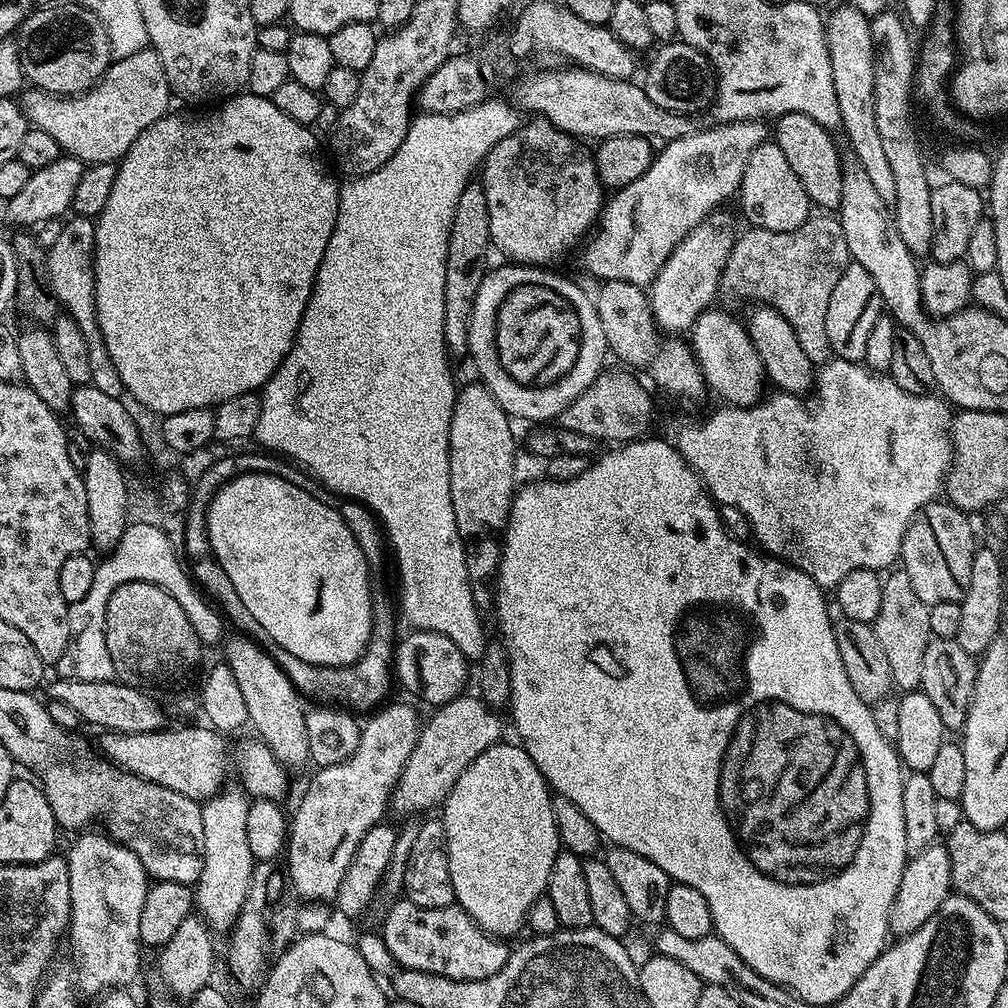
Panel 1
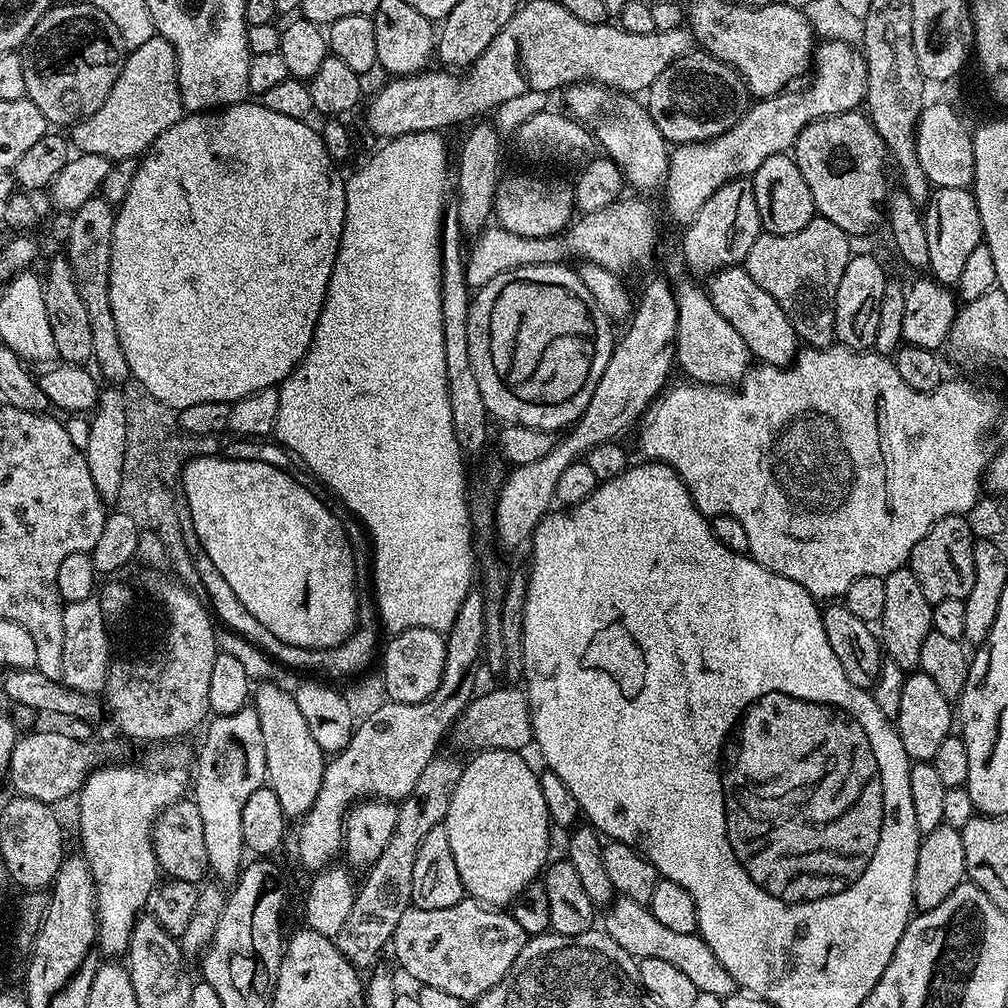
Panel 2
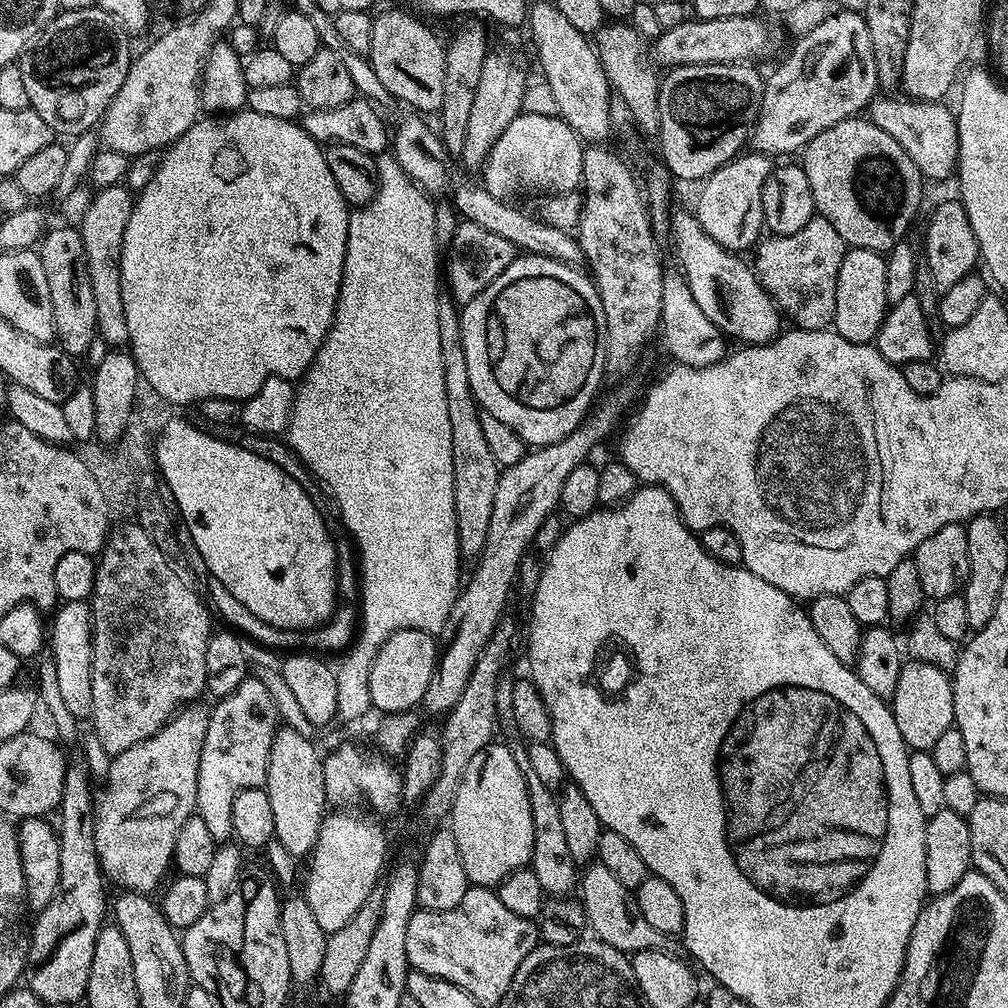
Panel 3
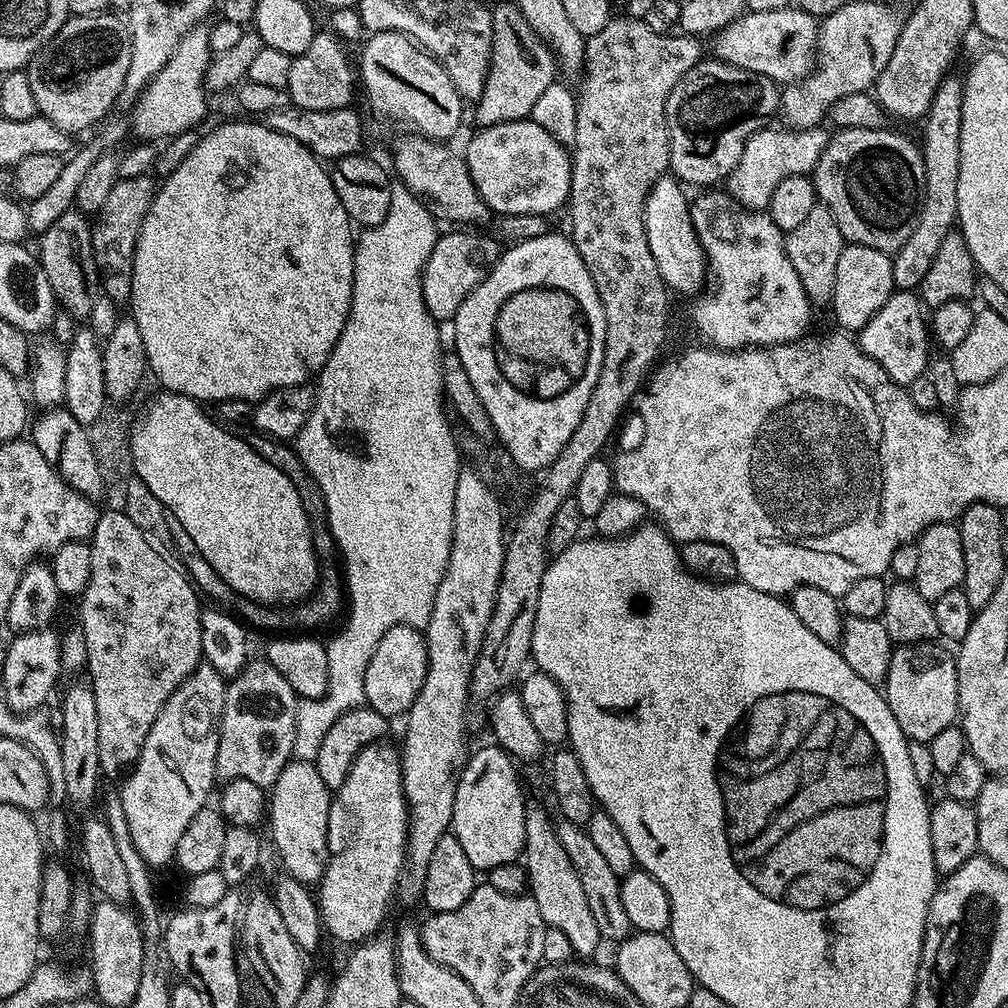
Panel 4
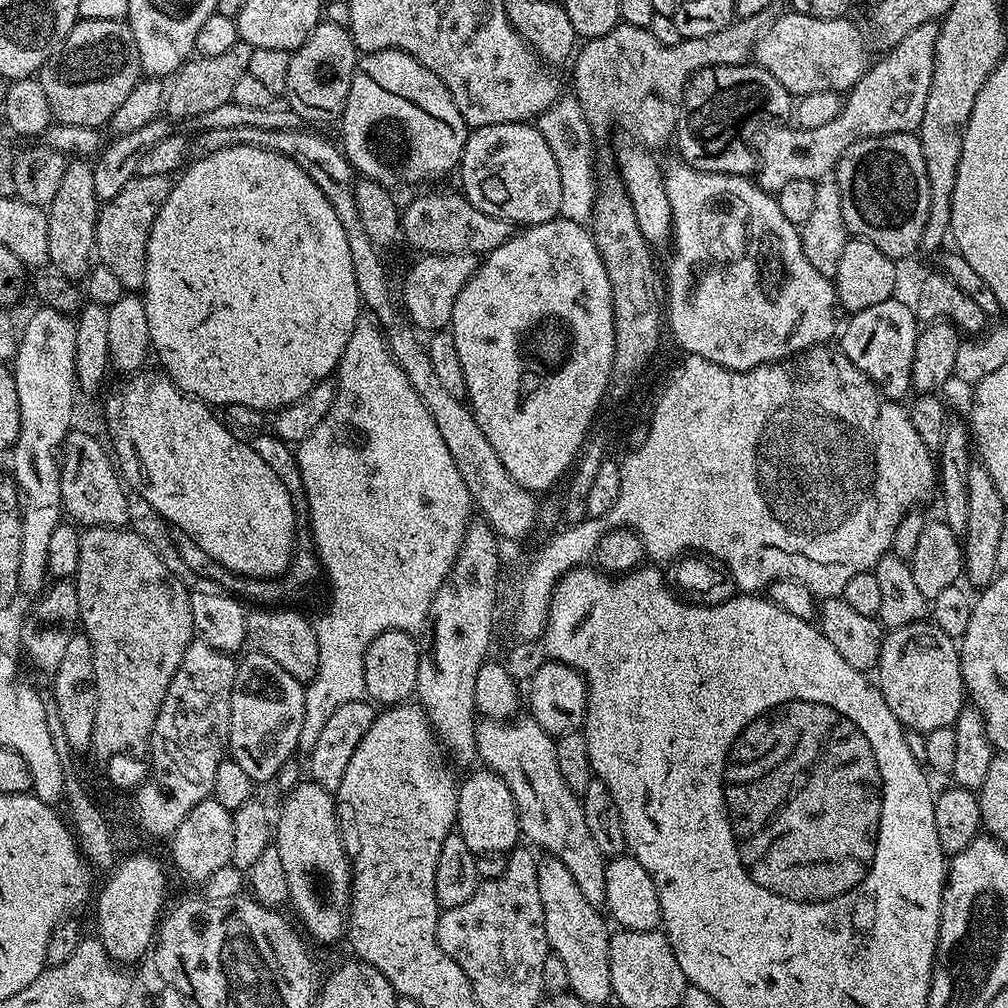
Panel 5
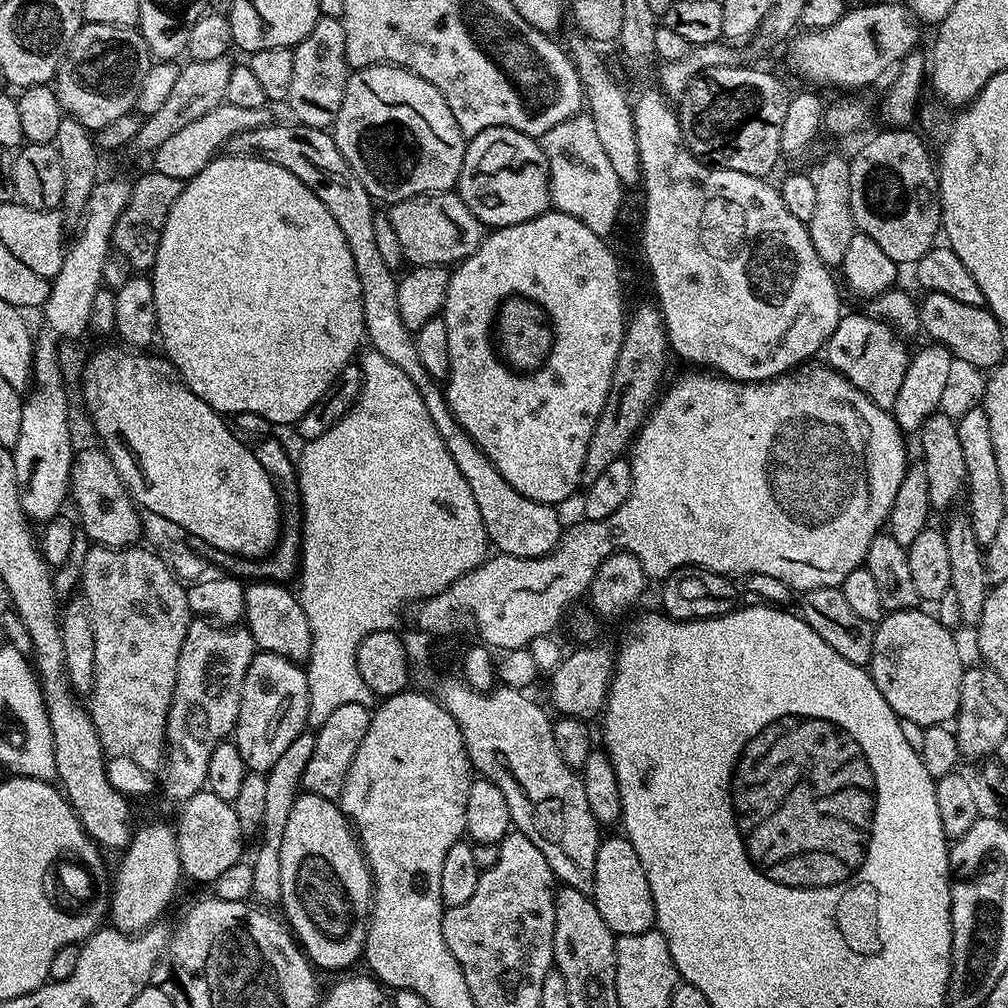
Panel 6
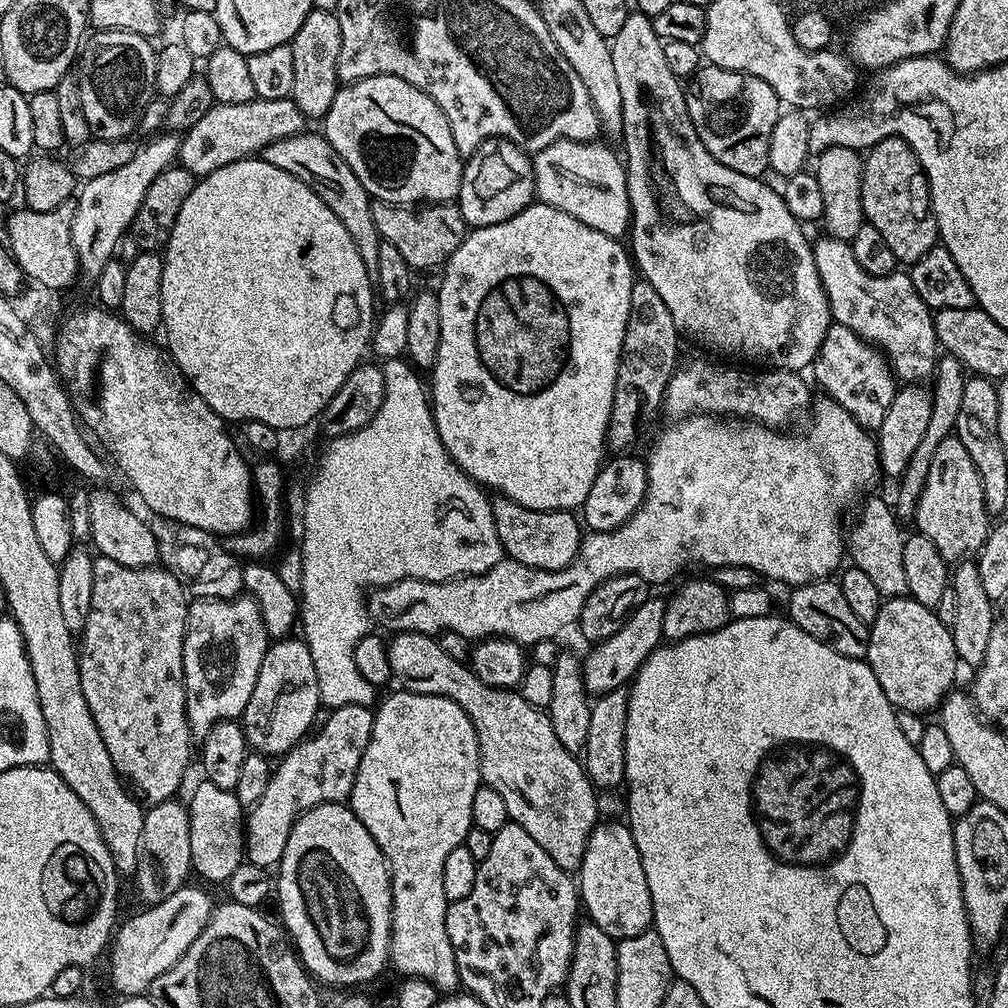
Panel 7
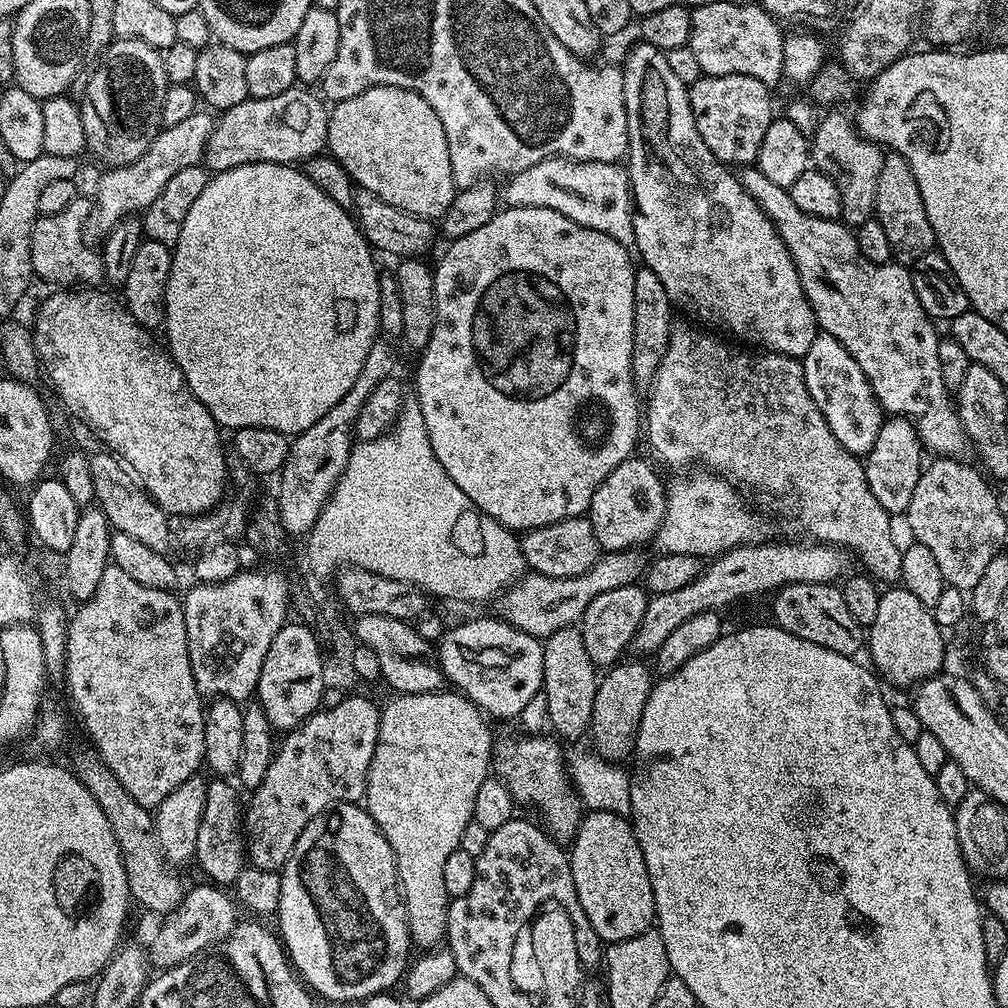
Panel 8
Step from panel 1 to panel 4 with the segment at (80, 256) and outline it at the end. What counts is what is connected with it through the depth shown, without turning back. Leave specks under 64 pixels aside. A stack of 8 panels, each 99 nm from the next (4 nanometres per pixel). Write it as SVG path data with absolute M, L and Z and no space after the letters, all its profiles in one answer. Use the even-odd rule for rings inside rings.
M151 175L138 178L117 179L110 190L102 210L94 213L92 225L92 249L94 262L100 272L100 287L103 295L116 304L127 305L132 298L132 263L144 215L150 210L156 197L158 184Z

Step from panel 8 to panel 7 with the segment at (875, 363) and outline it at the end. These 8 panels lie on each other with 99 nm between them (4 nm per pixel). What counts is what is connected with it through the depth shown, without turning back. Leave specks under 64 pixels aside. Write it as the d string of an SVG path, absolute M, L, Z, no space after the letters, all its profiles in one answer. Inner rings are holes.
M827 234L821 237L820 241L812 244L812 253L814 266L818 266L818 278L826 290L833 321L875 344L891 364L897 381L927 381L935 373L938 359L936 321L933 309L918 298L911 275L904 270L885 276L866 274L866 270L858 266L858 258L854 258L849 241Z

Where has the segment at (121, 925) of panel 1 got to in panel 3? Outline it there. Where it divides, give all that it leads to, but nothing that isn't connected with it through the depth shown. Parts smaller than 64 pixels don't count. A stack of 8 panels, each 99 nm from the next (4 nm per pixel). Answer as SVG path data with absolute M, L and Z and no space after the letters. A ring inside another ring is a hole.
M193 702L181 708L180 711L177 712L176 715L173 716L171 720L169 720L166 726L162 726L162 730L158 730L158 734L154 734L150 738L146 738L146 742L138 742L138 746L130 746L130 750L126 750L122 754L118 754L117 756L111 757L112 765L109 768L109 774L107 776L107 779L104 780L102 784L102 787L104 787L104 789L102 789L101 792L99 789L98 799L95 801L96 829L94 830L94 838L96 839L96 849L98 850L98 858L100 859L100 869L104 871L105 877L107 877L107 879L111 881L111 883L113 880L113 882L117 884L118 886L116 887L117 889L127 890L130 892L141 892L145 894L152 894L154 893L153 891L155 890L156 887L158 887L157 889L161 887L160 879L162 879L163 876L167 874L168 868L170 872L170 865L173 863L174 860L174 846L176 845L176 839L178 838L178 830L180 829L181 826L183 826L183 824L188 819L190 819L194 815L196 810L196 795L198 794L198 764L200 762L200 751L202 750L202 742L206 742L206 726L208 725L208 718L210 715L209 709L207 707L204 709L202 705L203 703Z

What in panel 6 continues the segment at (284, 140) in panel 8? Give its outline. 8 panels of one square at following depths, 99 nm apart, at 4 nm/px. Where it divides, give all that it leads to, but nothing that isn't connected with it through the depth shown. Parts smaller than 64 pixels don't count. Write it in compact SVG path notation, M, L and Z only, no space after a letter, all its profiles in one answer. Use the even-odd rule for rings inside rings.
M227 102L214 106L214 110L210 110L210 114L202 114L202 118L198 118L198 122L190 122L190 126L178 130L178 134L166 138L166 142L162 142L162 146L158 146L155 152L151 153L151 167L158 174L178 178L181 182L190 181L211 160L215 160L217 156L221 155L221 145L229 136L234 135L236 132L261 128L263 124L269 123L268 111L267 107L250 110Z

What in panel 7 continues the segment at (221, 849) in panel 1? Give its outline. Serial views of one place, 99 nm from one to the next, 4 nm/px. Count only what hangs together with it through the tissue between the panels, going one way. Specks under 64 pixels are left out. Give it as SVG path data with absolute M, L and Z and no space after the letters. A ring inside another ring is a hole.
M280 638L269 643L262 658L262 666L258 666L254 694L250 694L250 702L246 702L242 717L249 749L263 752L269 758L283 756L305 739L317 723L316 711L322 708L318 694L318 674L314 674L314 658L310 658L310 650L303 639L292 639Z

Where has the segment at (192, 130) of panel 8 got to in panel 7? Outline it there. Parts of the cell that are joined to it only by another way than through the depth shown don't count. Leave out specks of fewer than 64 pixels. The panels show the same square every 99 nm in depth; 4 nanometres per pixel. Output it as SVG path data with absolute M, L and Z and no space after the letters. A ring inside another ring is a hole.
M156 134L144 142L137 147L134 158L130 158L126 166L93 180L83 181L75 197L76 209L70 226L70 238L74 242L74 254L78 254L80 276L88 279L88 282L96 281L102 270L106 270L106 266L117 255L116 247L119 246L124 231L127 233L131 229L138 214L138 206L142 206L146 190L150 190L150 182L154 182L154 178L158 178L162 170L177 163L180 155L179 135Z

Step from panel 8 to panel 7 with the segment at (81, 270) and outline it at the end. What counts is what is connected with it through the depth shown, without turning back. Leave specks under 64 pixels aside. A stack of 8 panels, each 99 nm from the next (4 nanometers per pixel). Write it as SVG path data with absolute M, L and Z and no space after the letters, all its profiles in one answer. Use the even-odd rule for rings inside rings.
M75 199L62 202L62 206L58 206L54 210L42 210L39 212L27 206L21 207L21 209L21 212L14 213L8 220L6 245L13 259L16 260L18 267L21 268L23 275L33 284L41 284L57 290L64 290L64 288L70 287L80 276L78 254L74 254L74 242L70 238L70 226L76 209Z

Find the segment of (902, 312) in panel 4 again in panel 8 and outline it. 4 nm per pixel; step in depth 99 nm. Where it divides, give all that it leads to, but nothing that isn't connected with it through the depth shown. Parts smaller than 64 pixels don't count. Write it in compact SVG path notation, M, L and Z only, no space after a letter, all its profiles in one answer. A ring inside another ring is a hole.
M820 332L814 338L814 342L810 342L810 350L806 350L802 363L806 390L810 398L814 398L818 410L822 410L834 438L838 438L840 445L850 455L867 457L874 442L878 442L878 430L882 430L886 413L876 401L870 382L866 374L862 374L858 362L850 358L850 354L838 342L838 338Z

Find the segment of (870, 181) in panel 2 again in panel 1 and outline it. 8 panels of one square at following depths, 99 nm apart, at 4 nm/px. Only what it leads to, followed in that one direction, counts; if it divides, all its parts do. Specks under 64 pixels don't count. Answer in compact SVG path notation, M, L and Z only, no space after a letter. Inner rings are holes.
M787 112L774 120L774 143L782 154L786 154L786 162L798 174L798 182L806 190L809 201L816 204L820 210L836 210L840 207L840 195L842 194L842 155L836 149L836 140L829 129L823 128L801 112ZM776 124L776 128L775 128Z

